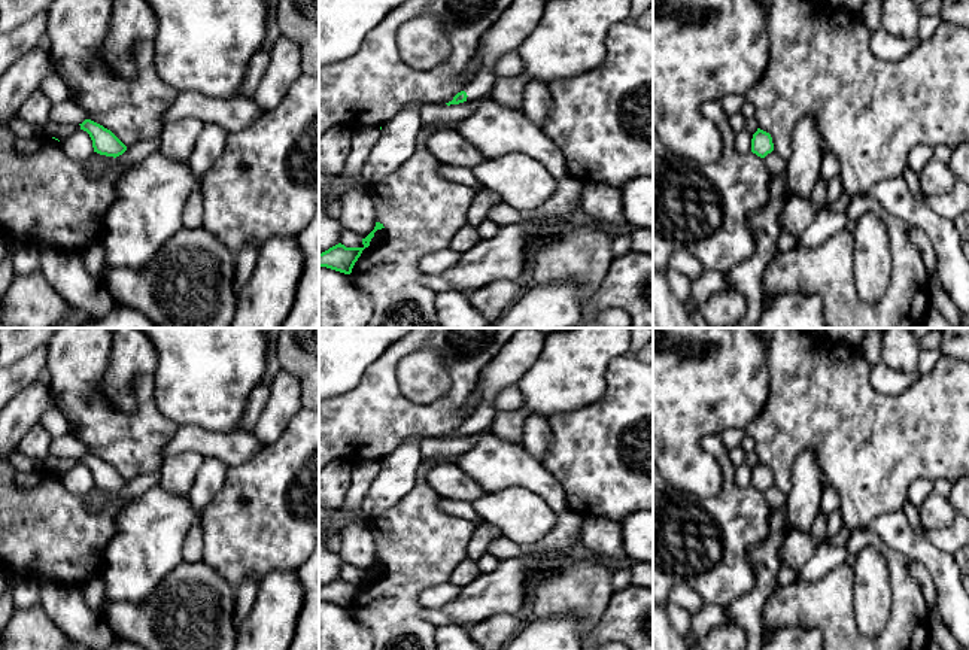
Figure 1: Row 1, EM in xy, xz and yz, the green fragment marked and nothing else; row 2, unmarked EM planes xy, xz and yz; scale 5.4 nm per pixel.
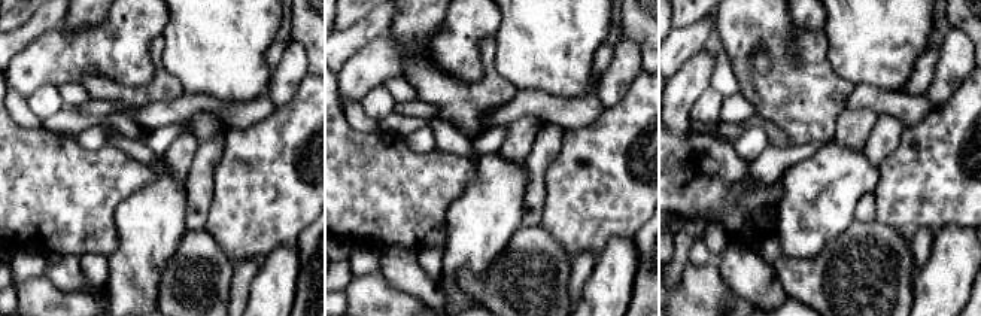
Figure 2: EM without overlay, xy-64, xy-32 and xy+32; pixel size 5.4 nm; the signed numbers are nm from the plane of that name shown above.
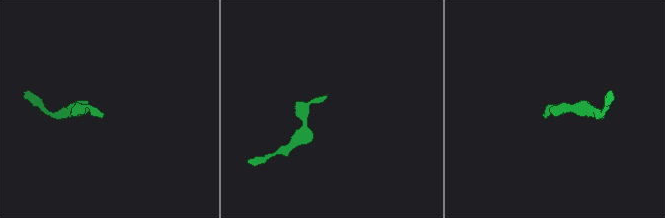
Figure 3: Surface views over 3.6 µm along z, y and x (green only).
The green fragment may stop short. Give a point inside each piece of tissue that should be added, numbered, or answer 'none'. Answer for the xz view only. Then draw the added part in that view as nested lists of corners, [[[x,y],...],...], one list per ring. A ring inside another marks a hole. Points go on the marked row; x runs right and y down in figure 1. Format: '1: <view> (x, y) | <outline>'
1: xz (521, 18) | [[[514,0],[483,37],[482,67],[464,88],[467,101],[487,95],[493,86],[492,67],[508,51],[516,51],[520,43],[537,28],[546,7],[546,0]]]

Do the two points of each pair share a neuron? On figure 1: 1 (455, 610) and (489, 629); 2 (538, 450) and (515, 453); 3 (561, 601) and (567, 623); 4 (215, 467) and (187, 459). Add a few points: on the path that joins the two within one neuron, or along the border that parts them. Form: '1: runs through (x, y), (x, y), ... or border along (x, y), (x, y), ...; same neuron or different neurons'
1: border along (512, 613), (495, 613), (468, 626); different neurons
2: border along (521, 443), (541, 462); different neurons
3: border along (534, 614), (573, 614), (579, 622), (580, 634); different neurons
4: border along (204, 458), (187, 494); different neurons

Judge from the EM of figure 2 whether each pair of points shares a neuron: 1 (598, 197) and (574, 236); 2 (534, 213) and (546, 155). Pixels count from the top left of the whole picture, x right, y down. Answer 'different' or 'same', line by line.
1: same
2: same

